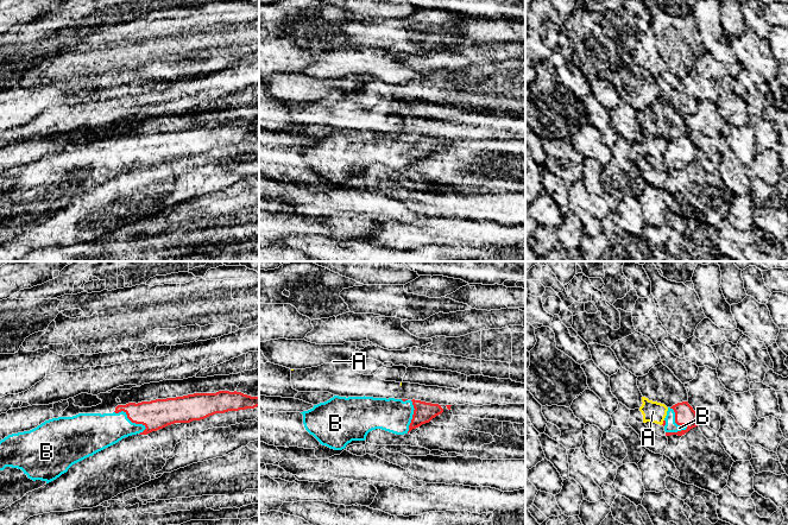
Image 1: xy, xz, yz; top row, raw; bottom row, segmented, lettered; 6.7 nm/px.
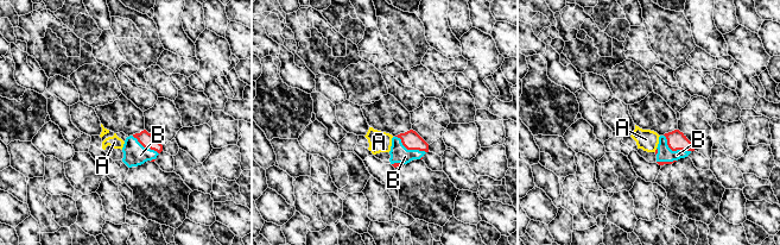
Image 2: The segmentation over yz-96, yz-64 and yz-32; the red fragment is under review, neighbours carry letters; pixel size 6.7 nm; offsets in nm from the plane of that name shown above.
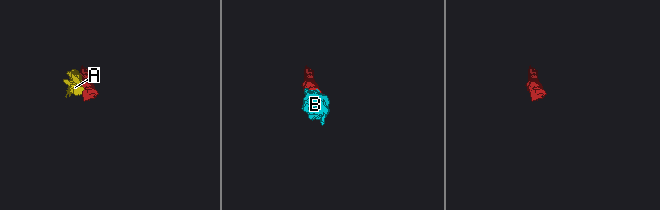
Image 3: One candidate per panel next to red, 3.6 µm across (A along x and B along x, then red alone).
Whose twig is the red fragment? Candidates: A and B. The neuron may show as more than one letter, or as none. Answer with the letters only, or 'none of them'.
B

